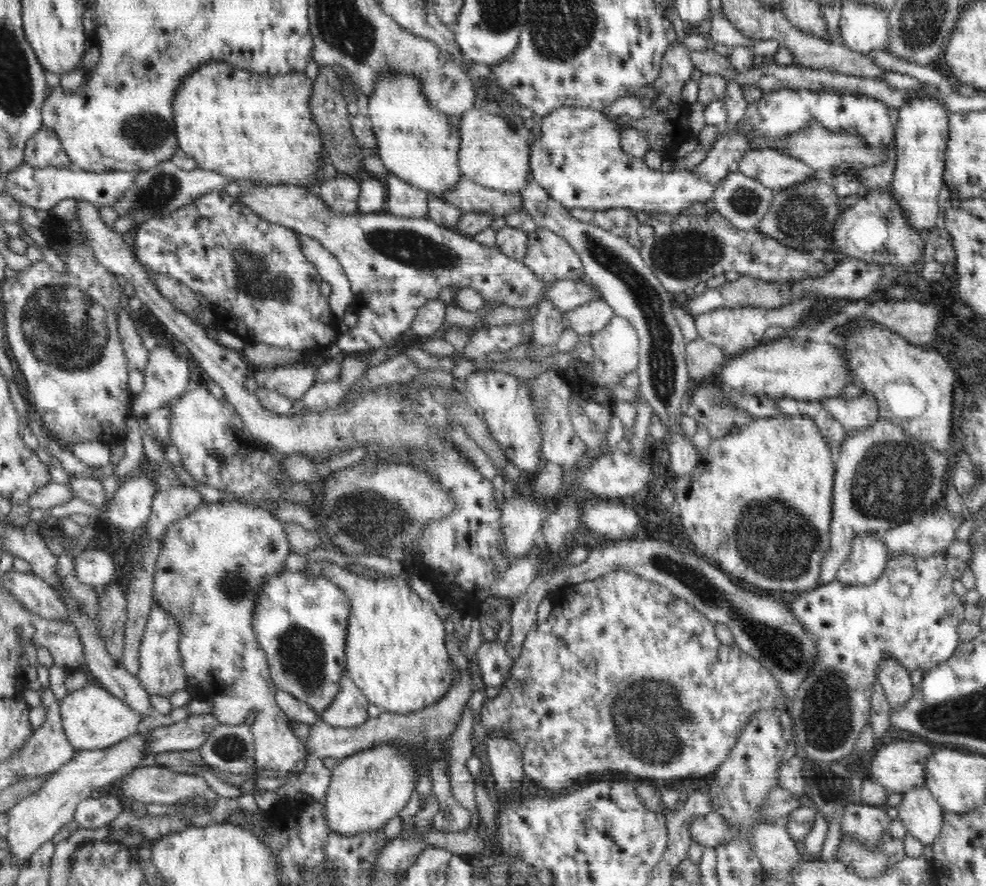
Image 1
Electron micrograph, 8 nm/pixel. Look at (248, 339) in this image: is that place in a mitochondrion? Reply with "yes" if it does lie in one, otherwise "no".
no

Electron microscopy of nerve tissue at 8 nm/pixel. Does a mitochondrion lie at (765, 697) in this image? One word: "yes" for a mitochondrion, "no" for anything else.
no

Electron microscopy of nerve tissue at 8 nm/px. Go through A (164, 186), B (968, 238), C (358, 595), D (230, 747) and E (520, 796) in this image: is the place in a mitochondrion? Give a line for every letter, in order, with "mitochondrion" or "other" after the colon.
A: mitochondrion
B: other
C: other
D: mitochondrion
E: other

